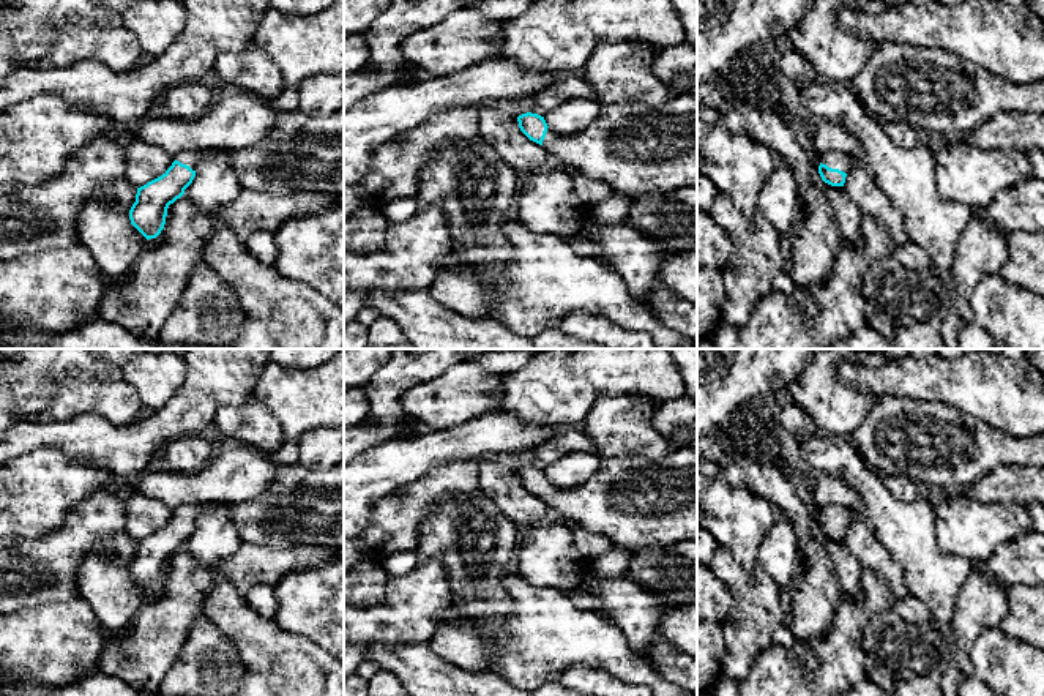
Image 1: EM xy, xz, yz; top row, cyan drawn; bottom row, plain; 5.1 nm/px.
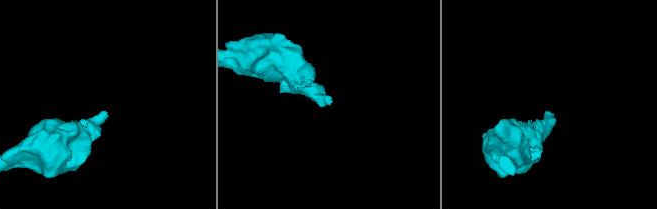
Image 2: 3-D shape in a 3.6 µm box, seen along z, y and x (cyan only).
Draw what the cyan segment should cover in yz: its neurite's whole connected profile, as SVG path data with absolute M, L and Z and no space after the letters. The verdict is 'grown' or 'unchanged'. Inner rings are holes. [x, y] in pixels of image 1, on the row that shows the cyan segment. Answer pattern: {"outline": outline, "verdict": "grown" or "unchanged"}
{"outline": "M831 150L822 155L818 174L822 180L831 186L844 186L845 177L856 161L837 150Z", "verdict": "grown"}

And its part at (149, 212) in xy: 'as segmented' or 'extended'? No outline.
extended

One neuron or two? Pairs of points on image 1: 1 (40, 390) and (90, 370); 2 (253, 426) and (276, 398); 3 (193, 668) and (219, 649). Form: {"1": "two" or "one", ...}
{"1": "one", "2": "two", "3": "one"}

